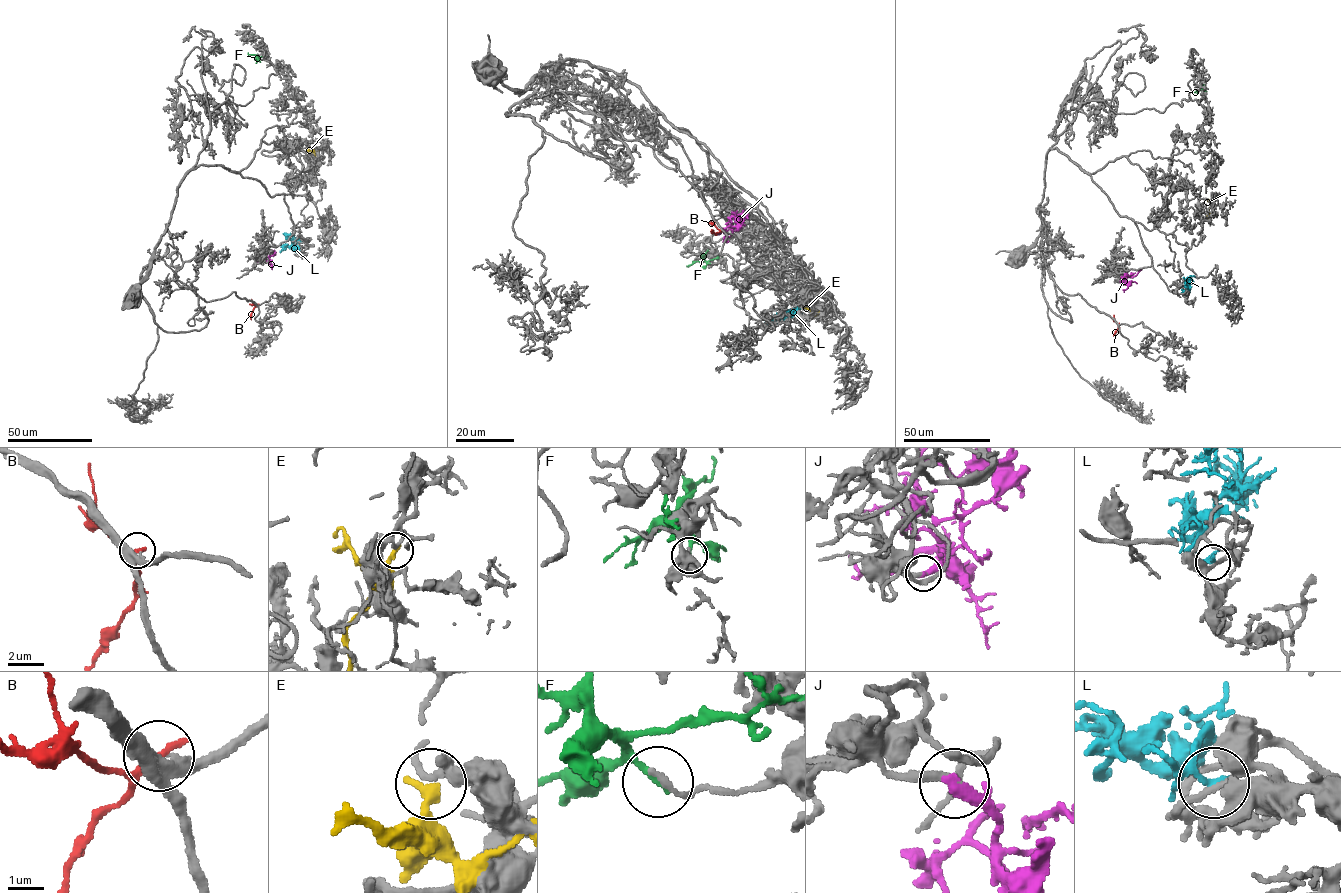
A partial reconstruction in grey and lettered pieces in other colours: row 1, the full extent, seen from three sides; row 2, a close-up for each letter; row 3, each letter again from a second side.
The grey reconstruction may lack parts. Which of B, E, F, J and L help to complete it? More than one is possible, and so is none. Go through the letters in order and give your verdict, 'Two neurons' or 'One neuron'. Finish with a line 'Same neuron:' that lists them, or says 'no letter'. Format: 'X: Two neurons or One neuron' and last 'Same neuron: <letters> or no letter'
B: Two neurons
E: Two neurons
F: Two neurons
J: One neuron
L: Two neurons
Same neuron: J

